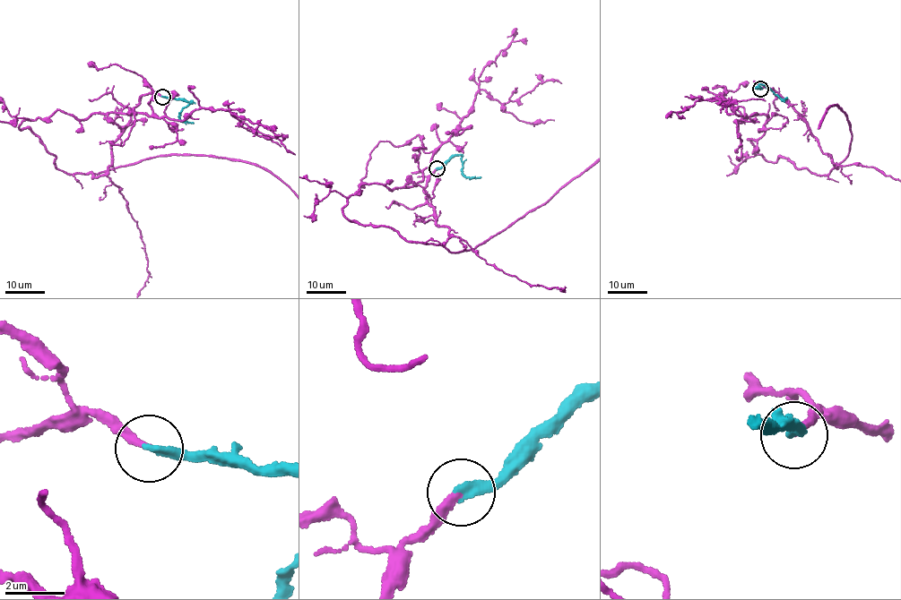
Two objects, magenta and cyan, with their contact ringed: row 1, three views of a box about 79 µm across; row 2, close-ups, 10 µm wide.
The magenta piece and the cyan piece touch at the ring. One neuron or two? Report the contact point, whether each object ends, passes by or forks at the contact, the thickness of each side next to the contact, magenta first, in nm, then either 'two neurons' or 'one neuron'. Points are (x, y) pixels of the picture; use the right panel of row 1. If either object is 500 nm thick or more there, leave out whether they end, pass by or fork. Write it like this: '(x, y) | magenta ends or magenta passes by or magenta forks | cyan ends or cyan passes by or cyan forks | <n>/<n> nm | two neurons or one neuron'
(760, 89) | magenta ends | cyan ends | 280/280 nm | one neuron

